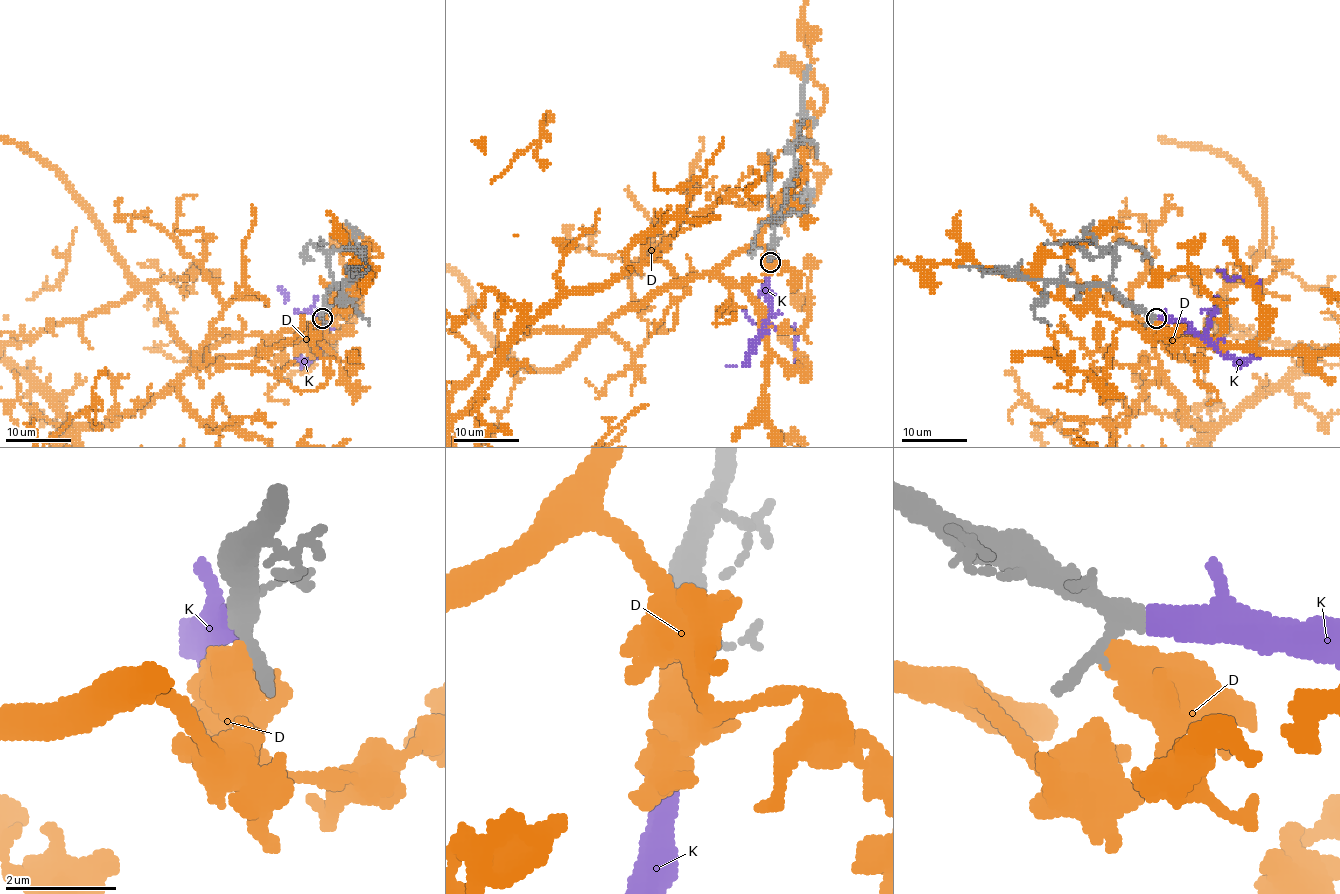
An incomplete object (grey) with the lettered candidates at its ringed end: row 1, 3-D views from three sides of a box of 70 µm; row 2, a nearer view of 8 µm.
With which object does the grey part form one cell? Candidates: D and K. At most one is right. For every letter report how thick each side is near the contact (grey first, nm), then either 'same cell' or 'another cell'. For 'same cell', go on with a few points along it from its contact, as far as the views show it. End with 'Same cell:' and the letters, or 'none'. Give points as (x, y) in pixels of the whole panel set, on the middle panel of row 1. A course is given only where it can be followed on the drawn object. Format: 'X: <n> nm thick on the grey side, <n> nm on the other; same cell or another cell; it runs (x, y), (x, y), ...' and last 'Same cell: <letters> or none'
D: 320 nm thick on the grey side, 550 nm on the other; another cell
K: 300 nm thick on the grey side, 400 nm on the other; same cell
Same cell: K

